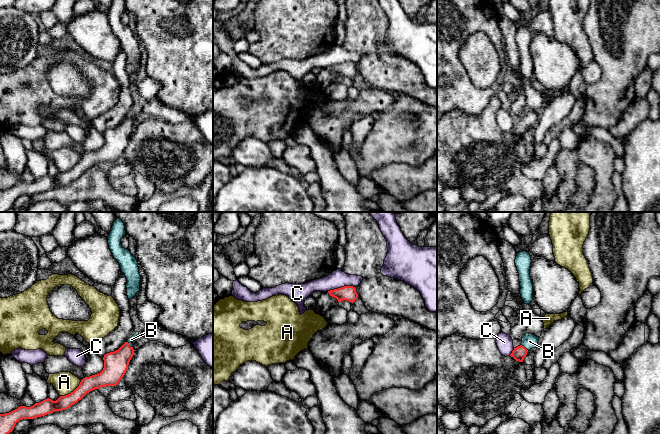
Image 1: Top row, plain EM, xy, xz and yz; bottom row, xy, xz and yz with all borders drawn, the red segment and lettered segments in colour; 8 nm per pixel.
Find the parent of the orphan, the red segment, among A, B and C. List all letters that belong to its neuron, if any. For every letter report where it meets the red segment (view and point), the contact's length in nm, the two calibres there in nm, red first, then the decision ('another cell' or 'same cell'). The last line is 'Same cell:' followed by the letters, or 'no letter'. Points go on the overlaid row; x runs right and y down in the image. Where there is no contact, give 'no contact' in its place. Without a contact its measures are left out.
A: contact xy (71, 392); length 220 nm; calibres 120 and 180 nm; another cell
B: contact xy (128, 345); length 70 nm; calibres 190 and 40 nm; same cell
C: contact xz (341, 287); length 220 nm; calibres 120 and 140 nm; another cell
Same cell: B

